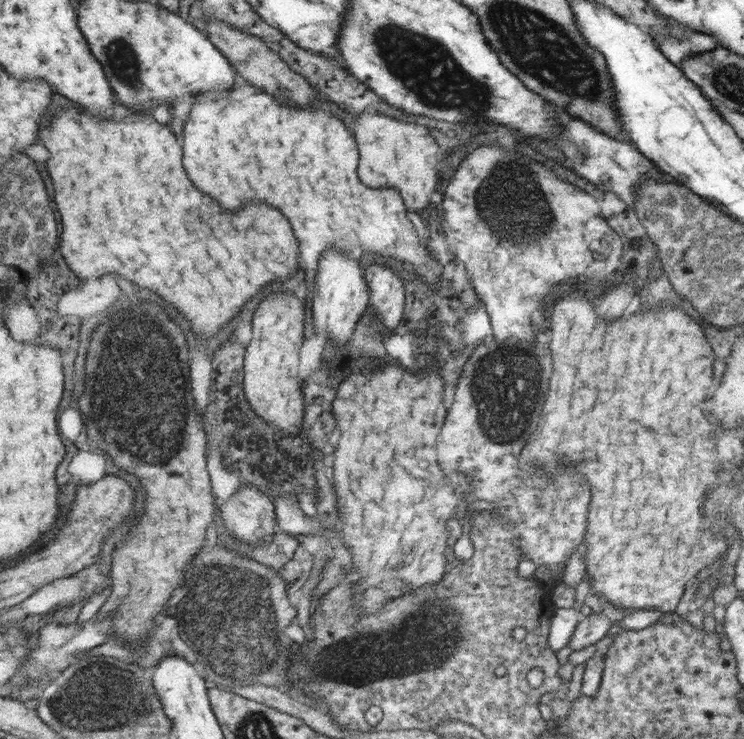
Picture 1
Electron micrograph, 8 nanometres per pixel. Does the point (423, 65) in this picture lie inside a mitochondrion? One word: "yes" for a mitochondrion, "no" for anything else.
yes

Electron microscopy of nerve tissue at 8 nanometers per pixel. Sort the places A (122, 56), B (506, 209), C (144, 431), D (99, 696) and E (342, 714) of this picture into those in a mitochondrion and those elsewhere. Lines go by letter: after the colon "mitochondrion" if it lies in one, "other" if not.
A: mitochondrion
B: mitochondrion
C: mitochondrion
D: mitochondrion
E: other

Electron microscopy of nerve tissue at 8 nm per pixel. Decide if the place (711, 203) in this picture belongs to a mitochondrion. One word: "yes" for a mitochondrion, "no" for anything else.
no

